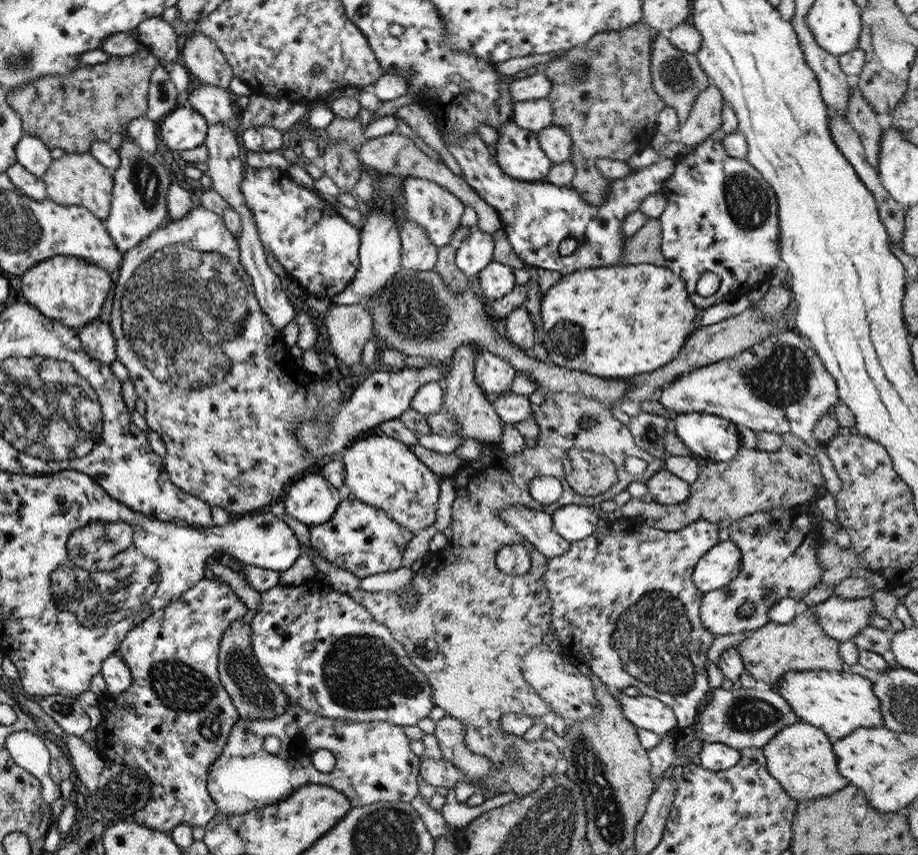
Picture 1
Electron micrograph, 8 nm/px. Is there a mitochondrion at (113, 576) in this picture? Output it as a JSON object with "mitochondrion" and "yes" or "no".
{"mitochondrion":"yes"}

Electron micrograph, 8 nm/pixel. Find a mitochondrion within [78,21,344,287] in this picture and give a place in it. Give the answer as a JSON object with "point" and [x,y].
{"point":[145,176]}

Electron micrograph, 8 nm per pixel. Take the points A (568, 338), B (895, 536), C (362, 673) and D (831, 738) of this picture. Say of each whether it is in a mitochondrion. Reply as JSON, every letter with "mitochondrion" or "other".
{"A":"mitochondrion","B":"other","C":"mitochondrion","D":"other"}

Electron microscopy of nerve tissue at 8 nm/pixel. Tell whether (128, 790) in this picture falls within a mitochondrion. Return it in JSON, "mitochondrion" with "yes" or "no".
{"mitochondrion":"yes"}

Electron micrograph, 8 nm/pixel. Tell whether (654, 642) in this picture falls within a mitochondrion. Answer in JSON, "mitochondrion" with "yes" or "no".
{"mitochondrion":"yes"}

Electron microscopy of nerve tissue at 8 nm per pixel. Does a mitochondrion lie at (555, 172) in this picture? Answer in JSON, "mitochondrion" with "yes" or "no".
{"mitochondrion":"no"}

